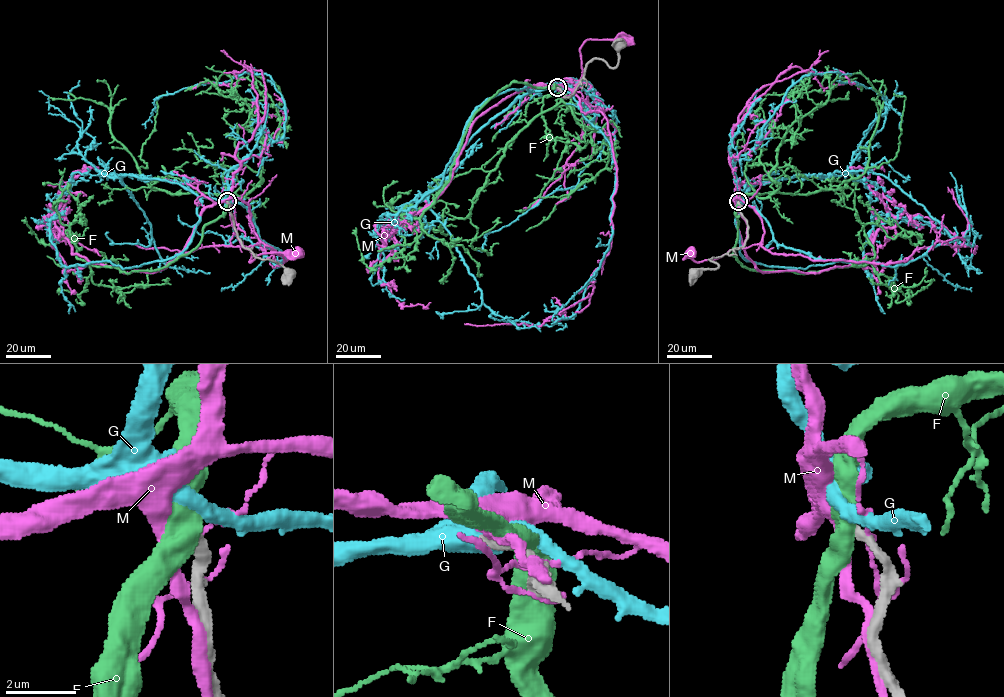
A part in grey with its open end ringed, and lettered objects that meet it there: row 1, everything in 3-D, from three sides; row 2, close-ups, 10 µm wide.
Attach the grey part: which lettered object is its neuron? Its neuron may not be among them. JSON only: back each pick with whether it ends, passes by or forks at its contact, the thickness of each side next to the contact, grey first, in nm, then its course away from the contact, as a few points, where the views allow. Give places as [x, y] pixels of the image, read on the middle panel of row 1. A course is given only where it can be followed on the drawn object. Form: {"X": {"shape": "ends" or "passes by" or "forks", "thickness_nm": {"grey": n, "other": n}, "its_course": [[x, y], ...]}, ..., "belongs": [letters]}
{"G": {"shape": "passes by", "thickness_nm": {"grey": 360, "other": 500}, "its_course": [[558, 87], [487, 98], [442, 183], [380, 222], [478, 148]]}, "belongs": ["G"]}

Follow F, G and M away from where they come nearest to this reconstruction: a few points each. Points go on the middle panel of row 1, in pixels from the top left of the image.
F: (558, 88), (511, 82), (474, 114), (436, 200), (407, 224), (400, 213), (393, 257), (368, 268), (356, 228)
G: (558, 87), (487, 98), (442, 183), (380, 222), (478, 148)
M: (558, 87), (563, 97), (573, 92), (582, 75), (580, 47), (587, 40), (627, 41)

